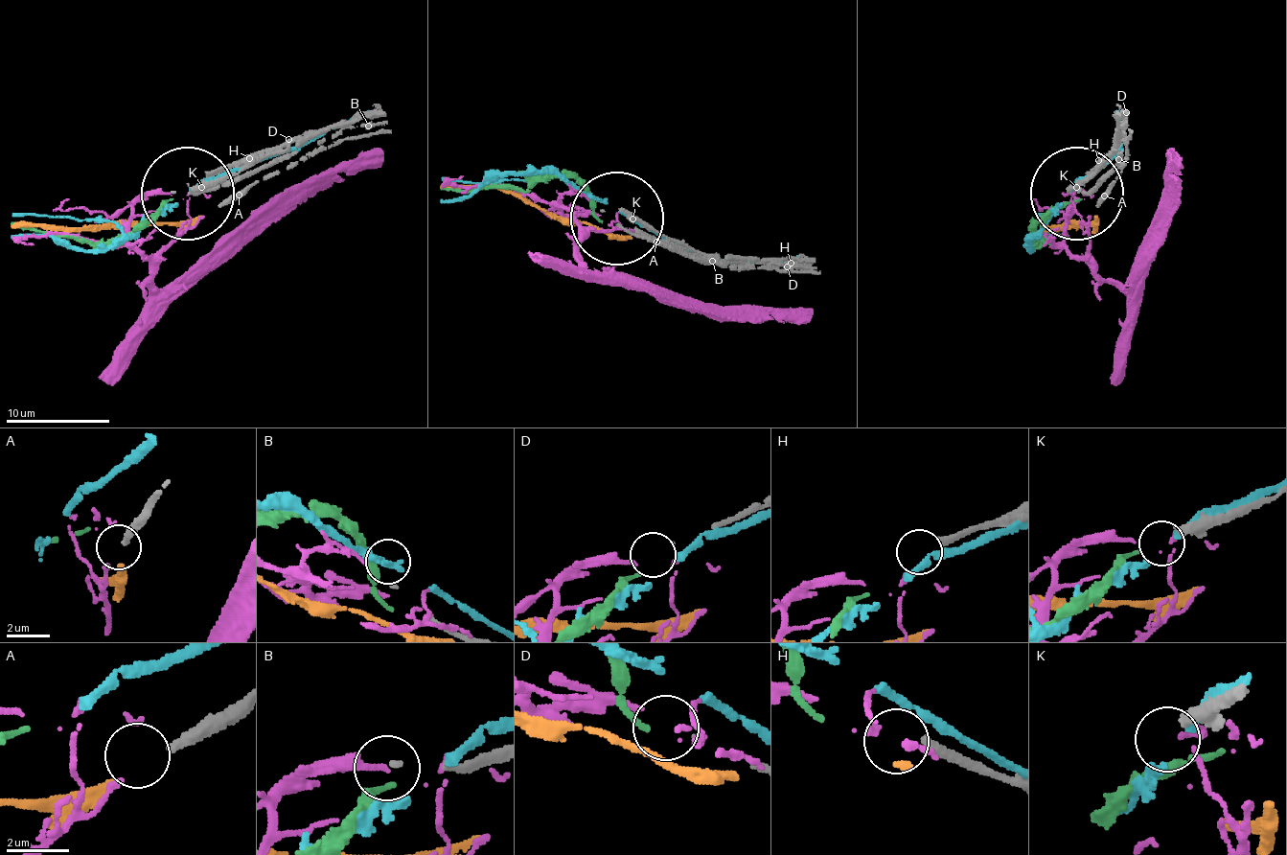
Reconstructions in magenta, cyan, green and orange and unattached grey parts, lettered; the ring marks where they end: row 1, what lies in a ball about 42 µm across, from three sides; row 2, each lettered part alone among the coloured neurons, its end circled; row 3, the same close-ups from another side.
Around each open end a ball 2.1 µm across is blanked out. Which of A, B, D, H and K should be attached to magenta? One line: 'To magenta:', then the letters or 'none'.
To magenta: none

